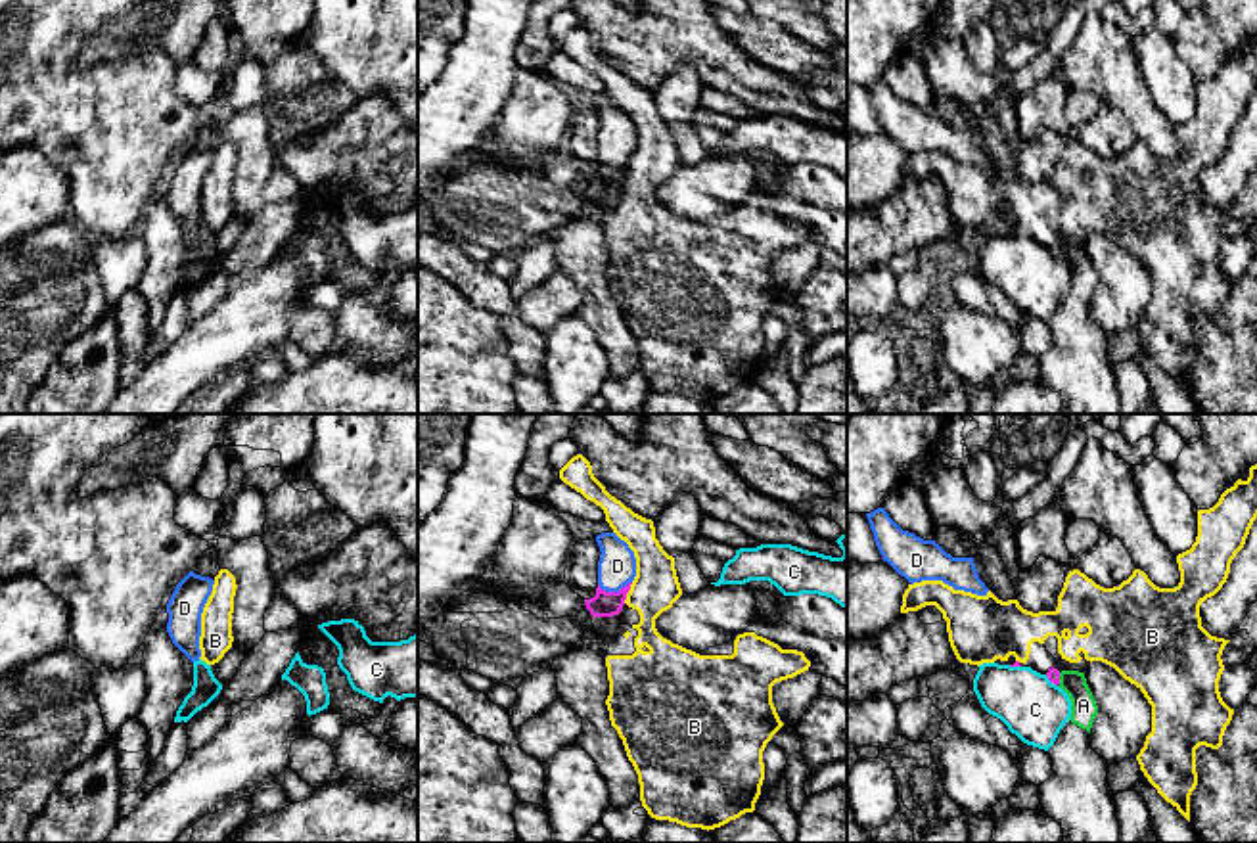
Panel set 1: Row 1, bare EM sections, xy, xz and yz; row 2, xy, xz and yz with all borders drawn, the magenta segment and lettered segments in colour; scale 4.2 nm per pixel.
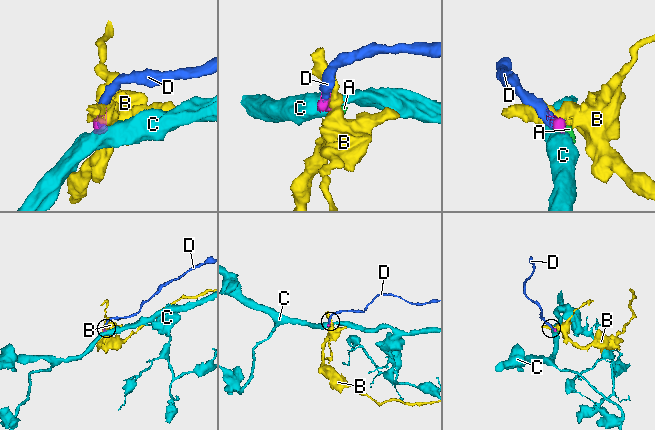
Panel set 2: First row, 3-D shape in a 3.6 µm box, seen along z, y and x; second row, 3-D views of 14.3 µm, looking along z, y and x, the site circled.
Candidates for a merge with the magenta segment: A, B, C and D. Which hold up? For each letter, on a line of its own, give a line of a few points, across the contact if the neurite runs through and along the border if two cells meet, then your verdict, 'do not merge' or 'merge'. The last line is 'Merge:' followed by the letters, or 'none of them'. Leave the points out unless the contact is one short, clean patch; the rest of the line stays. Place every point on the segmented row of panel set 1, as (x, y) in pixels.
A: line yz (1058, 673), (1060, 683); do not merge
B: line xz (633, 583), (623, 602); do not merge
C: line yz (1045, 675), (1056, 686); do not merge
D: line xz (604, 604), (614, 592), (617, 566); merge
Merge: D

